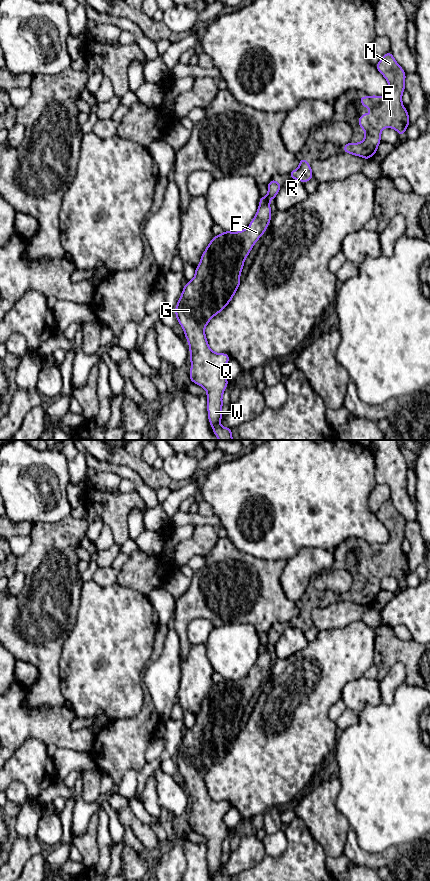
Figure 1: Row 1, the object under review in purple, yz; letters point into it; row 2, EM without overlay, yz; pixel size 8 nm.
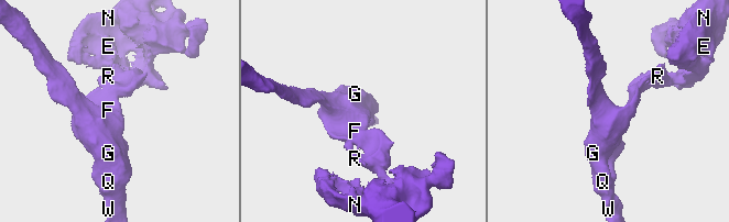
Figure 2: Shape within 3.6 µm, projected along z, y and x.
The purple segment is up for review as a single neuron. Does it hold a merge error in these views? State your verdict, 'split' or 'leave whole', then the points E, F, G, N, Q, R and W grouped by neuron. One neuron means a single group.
leave whole | E F G N Q R W

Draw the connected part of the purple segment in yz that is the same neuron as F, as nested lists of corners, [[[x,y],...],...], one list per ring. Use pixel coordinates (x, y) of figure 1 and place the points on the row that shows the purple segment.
[[[271,179],[267,187],[267,196],[260,197],[258,210],[248,228],[239,232],[223,231],[220,235],[213,236],[195,269],[194,278],[183,287],[174,310],[177,322],[183,328],[189,344],[189,359],[191,361],[189,380],[207,391],[208,421],[213,433],[219,440],[233,440],[232,429],[219,425],[223,418],[221,414],[224,405],[222,402],[223,392],[226,390],[229,381],[224,375],[224,367],[231,357],[227,353],[215,353],[208,346],[205,327],[232,300],[241,284],[240,274],[244,267],[244,261],[271,222],[270,200],[275,199],[282,185],[280,182]]]

